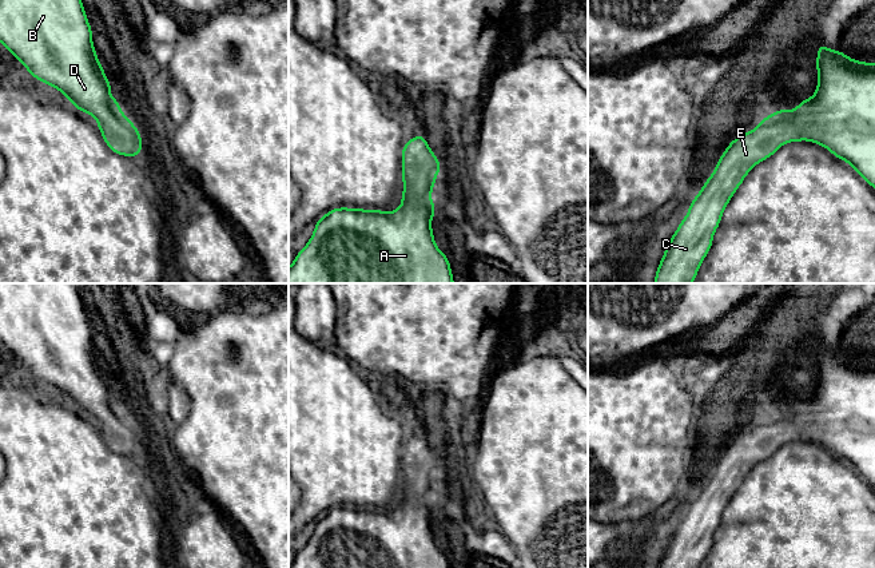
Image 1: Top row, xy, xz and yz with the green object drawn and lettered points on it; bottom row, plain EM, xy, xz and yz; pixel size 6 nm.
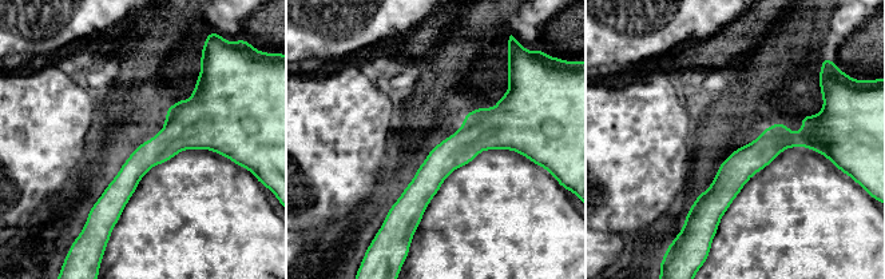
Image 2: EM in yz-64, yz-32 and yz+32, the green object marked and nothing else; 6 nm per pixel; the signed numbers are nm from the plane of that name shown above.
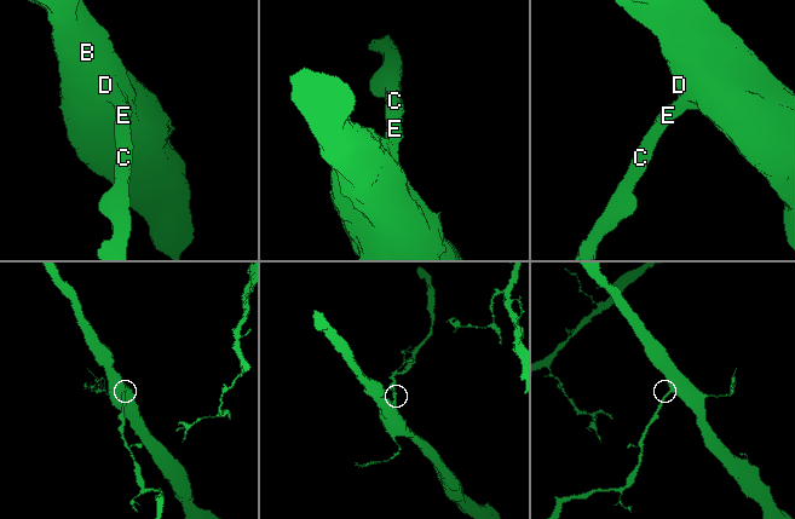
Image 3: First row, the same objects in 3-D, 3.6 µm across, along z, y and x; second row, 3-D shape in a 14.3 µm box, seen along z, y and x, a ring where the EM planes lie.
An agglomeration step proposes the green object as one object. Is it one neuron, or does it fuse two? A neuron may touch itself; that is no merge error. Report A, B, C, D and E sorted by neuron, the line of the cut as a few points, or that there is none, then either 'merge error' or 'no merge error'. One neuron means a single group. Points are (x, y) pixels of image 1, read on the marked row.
A B C D E | no cut | no merge error

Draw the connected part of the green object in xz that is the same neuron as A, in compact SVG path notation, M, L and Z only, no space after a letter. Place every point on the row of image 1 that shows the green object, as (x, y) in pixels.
M422 135L411 138L402 148L402 206L386 214L383 210L338 207L315 222L307 245L295 255L289 267L289 283L454 283L449 258L437 247L431 231L435 214L430 199L435 176L441 171L438 158Z

